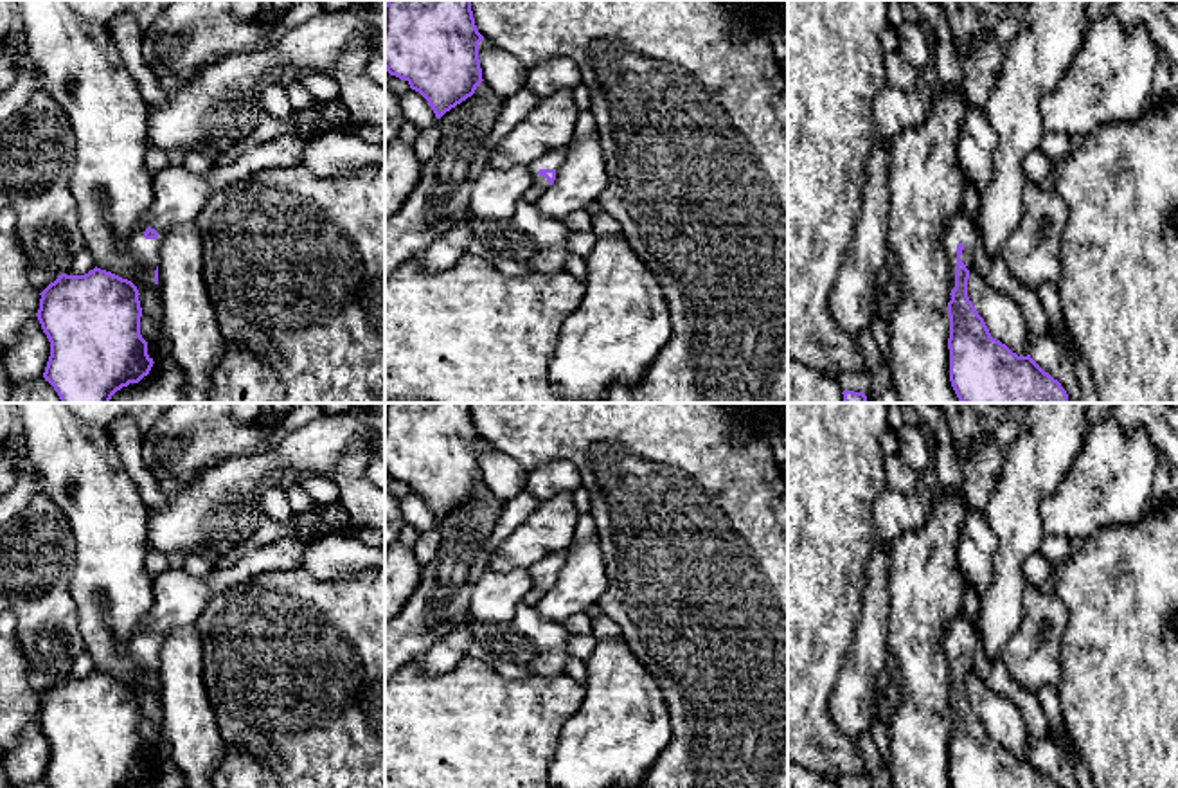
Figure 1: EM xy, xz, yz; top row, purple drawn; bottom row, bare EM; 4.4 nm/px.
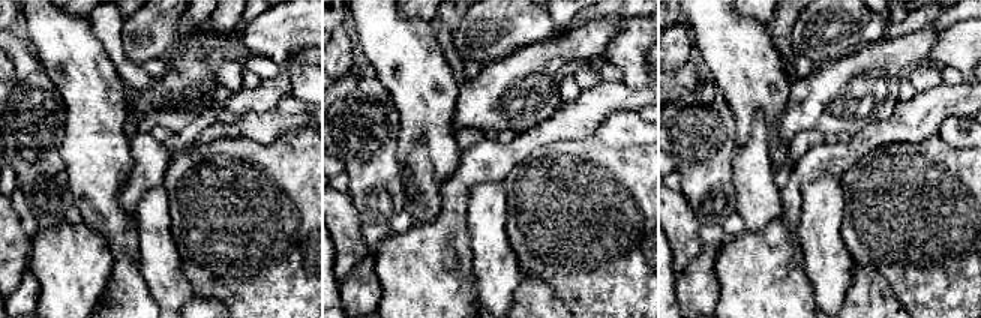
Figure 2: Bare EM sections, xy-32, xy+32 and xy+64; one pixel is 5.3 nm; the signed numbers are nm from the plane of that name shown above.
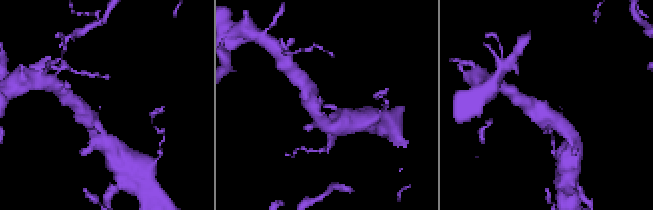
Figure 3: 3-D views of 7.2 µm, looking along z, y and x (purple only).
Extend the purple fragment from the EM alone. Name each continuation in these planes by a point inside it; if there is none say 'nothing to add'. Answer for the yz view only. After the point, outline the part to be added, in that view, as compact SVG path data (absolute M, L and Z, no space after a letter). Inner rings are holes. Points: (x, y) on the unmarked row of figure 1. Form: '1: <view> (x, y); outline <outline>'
1: yz (959, 634); outline M957 615L946 631L944 637L944 651L950 662L950 691L955 691L955 673L957 673L957 648L962 646L962 666L966 667L968 673L973 671L975 666L975 651L978 649L978 637L977 631L971 628L971 624L962 617Z

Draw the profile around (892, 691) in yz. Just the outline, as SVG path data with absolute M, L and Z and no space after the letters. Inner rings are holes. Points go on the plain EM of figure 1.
M888 651L885 655L885 671L888 673L888 685L885 687L883 702L878 711L878 718L887 729L890 725L892 714L901 700L901 675L897 669L897 660Z

